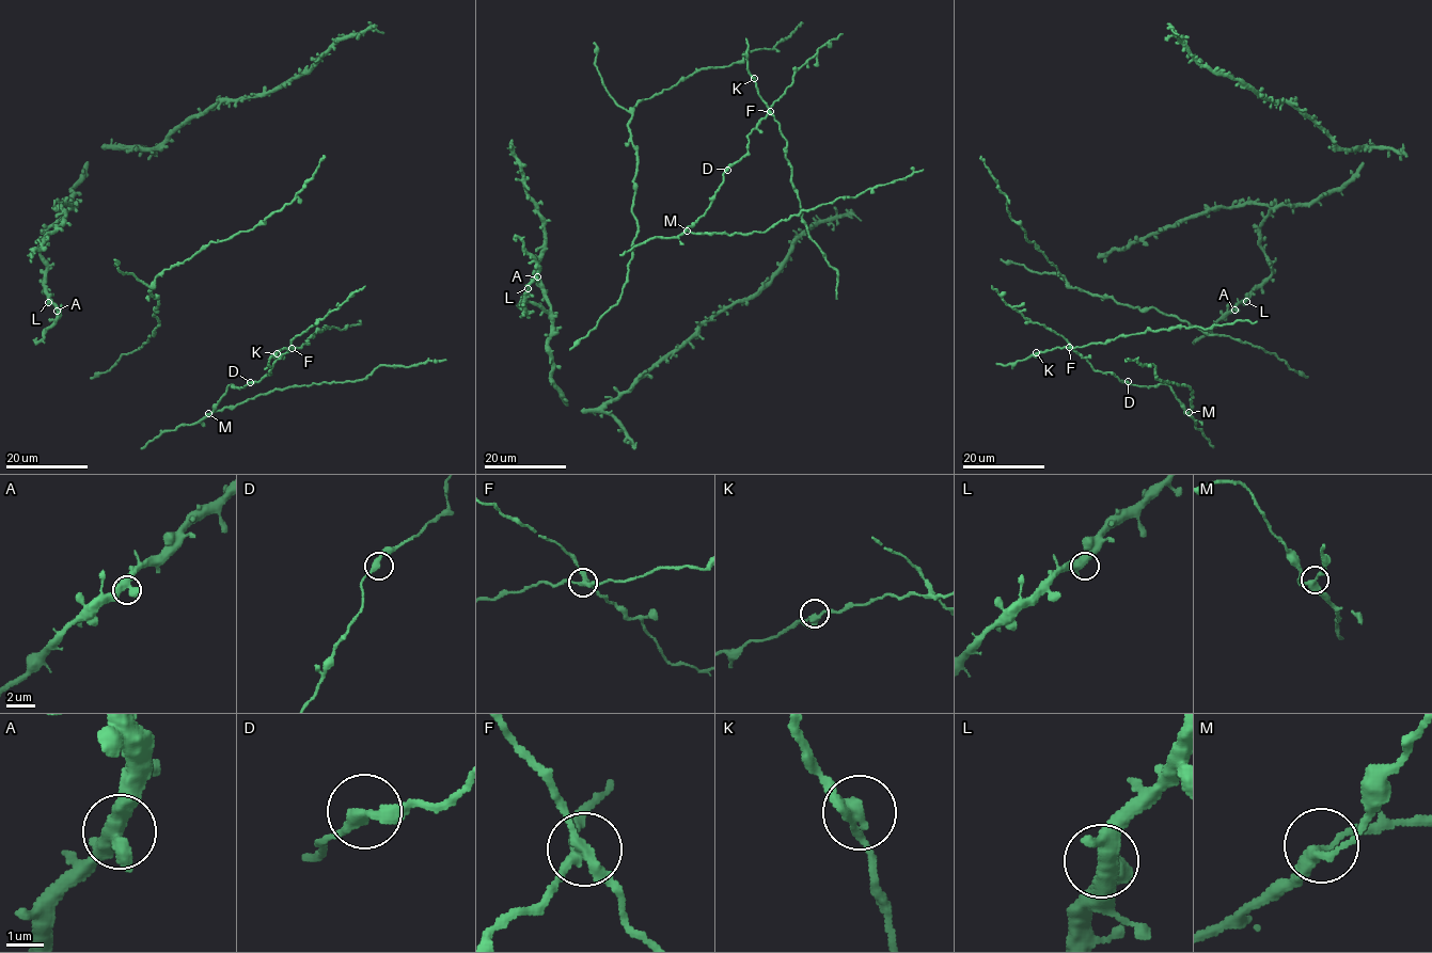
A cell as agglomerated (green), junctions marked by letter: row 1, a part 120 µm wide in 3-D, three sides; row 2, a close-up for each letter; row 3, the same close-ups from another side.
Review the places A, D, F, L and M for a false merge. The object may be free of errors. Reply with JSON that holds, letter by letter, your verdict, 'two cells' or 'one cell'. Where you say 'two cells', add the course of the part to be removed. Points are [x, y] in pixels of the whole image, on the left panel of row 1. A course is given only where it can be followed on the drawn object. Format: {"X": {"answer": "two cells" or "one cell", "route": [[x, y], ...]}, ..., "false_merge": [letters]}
{"A": {"answer": "one cell"}, "D": {"answer": "one cell"}, "F": {"answer": "two cells", "route": [[292, 348], [308, 344], [308, 339], [325, 328], [342, 330], [360, 321]]}, "L": {"answer": "one cell"}, "M": {"answer": "one cell"}, "false_merge": ["F"]}

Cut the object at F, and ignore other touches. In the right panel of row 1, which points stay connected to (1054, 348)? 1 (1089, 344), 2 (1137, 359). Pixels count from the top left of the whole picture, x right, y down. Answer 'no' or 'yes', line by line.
1: yes
2: no

